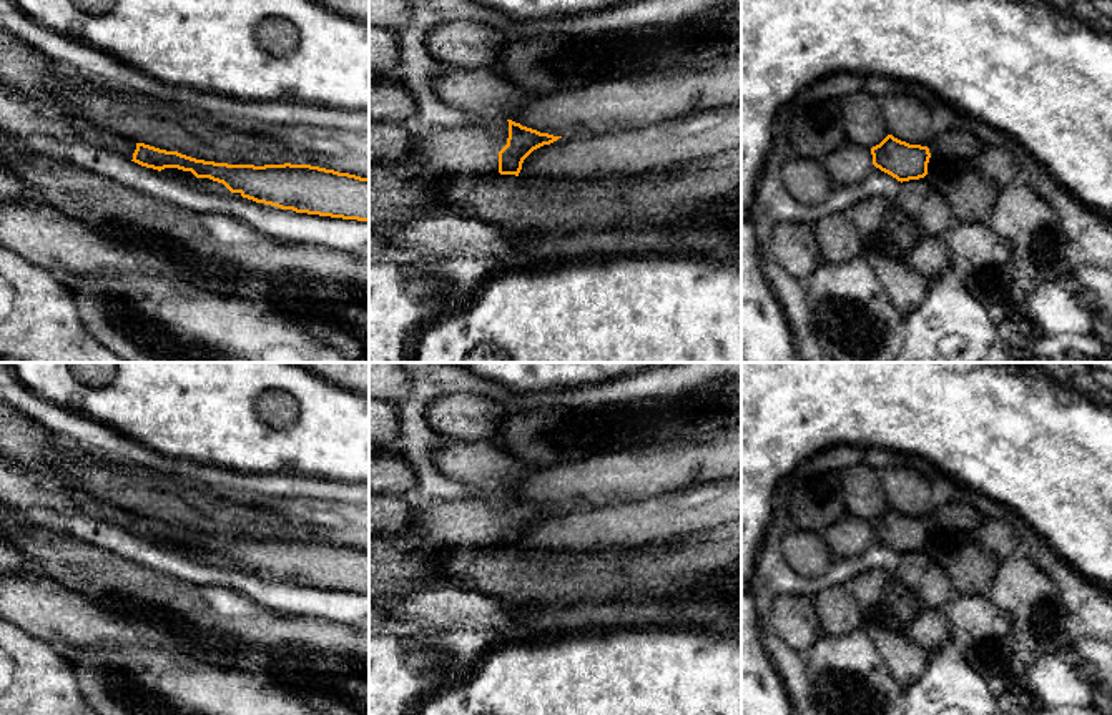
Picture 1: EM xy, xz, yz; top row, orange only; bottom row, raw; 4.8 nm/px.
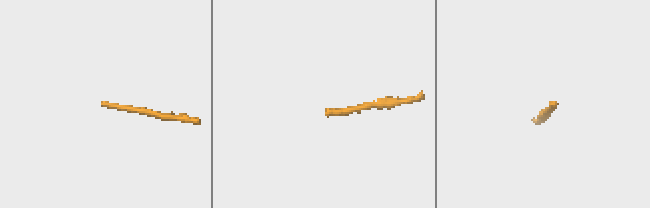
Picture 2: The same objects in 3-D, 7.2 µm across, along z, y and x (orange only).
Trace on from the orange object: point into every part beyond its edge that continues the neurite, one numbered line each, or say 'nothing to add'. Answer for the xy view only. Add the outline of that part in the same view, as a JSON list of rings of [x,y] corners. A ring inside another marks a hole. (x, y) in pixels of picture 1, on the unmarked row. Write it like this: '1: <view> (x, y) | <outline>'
1: xy (27, 489) | [[[0,456],[0,504],[25,514],[78,510],[93,519],[120,525],[130,534],[136,522],[136,514],[70,487],[52,469],[25,466],[3,456]]]

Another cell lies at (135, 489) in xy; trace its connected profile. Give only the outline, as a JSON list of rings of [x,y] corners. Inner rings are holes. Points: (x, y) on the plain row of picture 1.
[[[138,466],[53,469],[70,487],[121,510],[228,537],[308,537],[244,497],[223,494]]]

